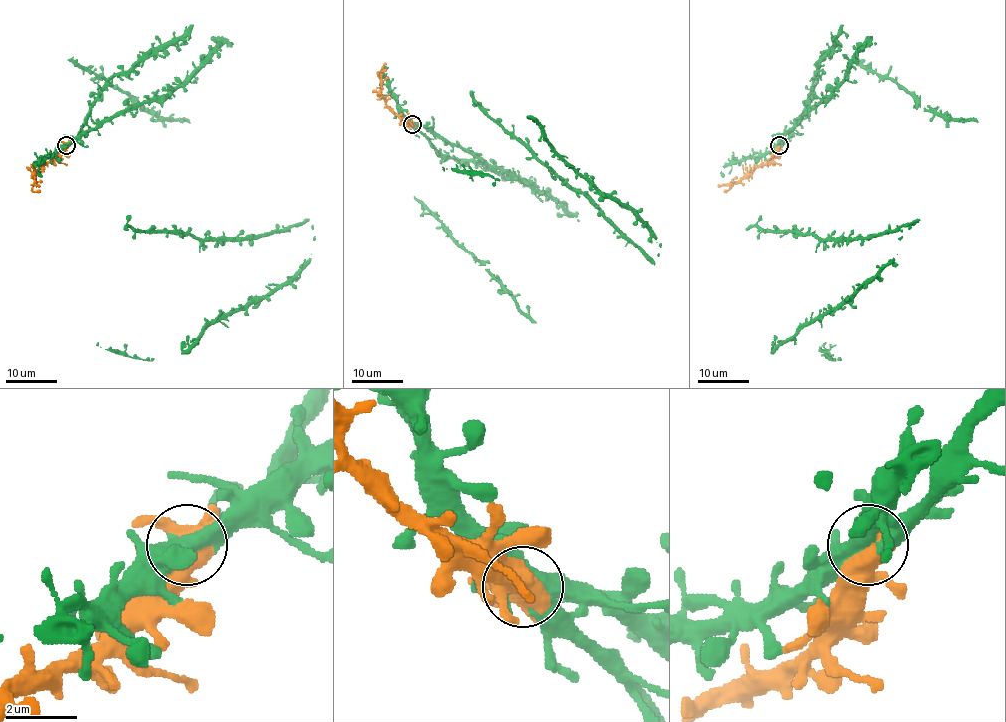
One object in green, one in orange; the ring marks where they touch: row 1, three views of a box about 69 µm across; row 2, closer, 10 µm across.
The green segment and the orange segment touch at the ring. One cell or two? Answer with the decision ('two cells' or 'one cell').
one cell

